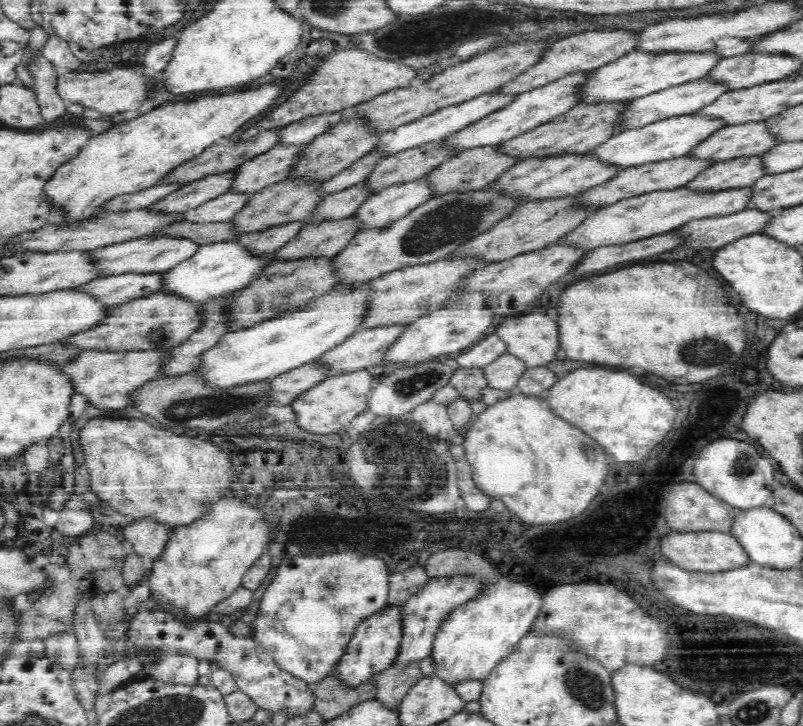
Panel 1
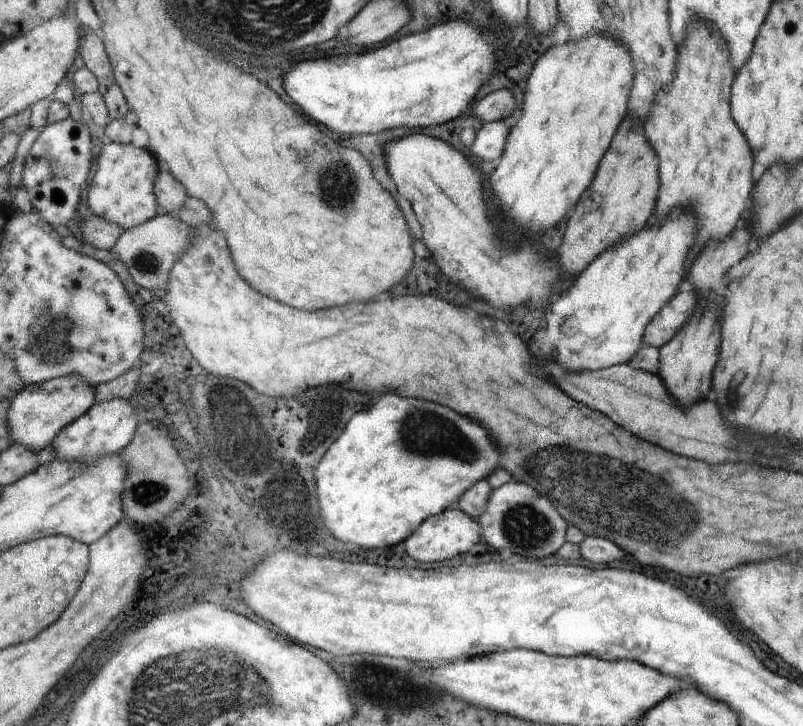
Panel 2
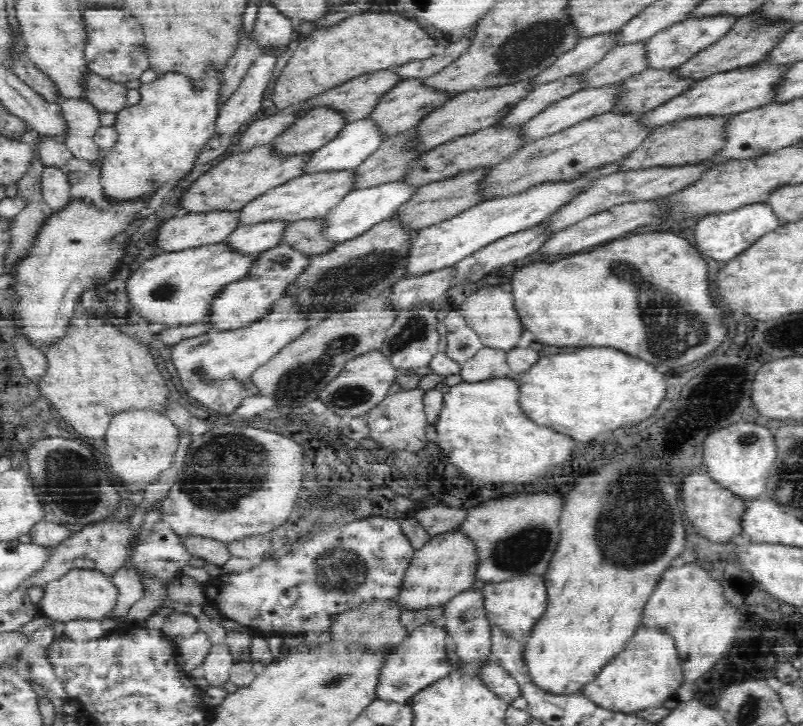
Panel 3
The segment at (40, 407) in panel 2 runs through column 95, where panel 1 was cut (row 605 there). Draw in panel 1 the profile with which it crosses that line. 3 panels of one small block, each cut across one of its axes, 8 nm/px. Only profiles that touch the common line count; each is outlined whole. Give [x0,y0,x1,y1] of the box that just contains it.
[336,603,405,685]

